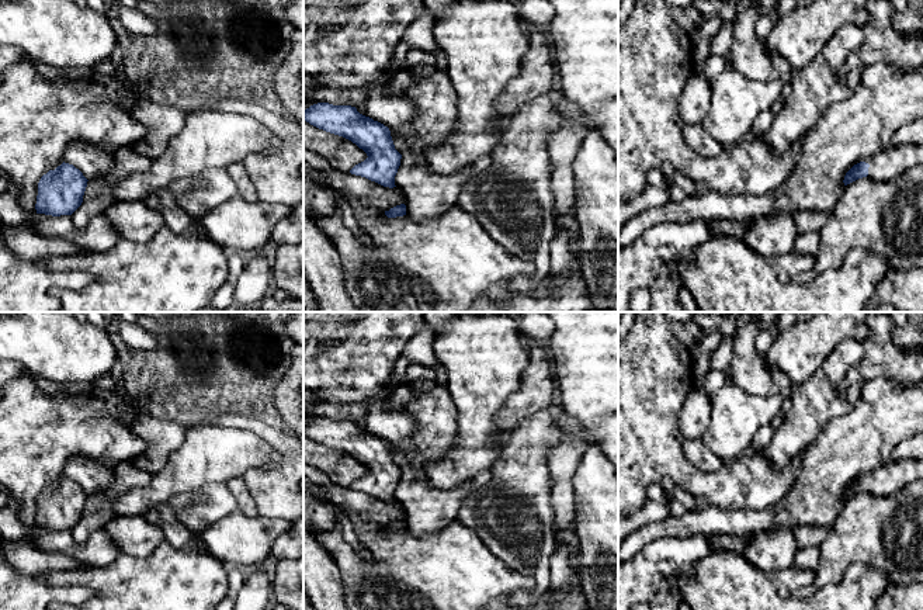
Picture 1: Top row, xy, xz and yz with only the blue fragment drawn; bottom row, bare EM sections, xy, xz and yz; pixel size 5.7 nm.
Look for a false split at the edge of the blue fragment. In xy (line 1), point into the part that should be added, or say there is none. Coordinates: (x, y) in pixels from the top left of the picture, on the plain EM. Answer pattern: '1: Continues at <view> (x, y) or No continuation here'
1: No continuation here

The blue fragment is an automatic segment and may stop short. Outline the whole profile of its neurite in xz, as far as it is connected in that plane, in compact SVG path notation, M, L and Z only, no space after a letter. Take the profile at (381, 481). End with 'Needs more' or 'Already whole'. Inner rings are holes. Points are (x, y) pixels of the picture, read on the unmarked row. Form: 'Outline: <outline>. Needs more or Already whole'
Outline: M318 417L303 424L303 434L319 444L351 455L367 468L368 472L364 476L355 479L350 485L351 489L365 492L384 502L396 502L395 491L400 481L402 469L395 464L388 441L378 436L374 436L369 431L360 429L355 422L333 420L329 417Z. Already whole

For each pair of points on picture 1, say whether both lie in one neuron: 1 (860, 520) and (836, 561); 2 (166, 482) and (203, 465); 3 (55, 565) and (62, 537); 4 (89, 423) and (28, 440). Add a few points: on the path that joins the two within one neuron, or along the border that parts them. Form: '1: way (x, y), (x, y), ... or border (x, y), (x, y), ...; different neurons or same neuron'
1: way (860, 530), (839, 551); same neuron
2: way (174, 478), (194, 465); same neuron
3: border (30, 544), (47, 553), (65, 553), (86, 567); different neurons
4: way (73, 429), (44, 432); same neuron

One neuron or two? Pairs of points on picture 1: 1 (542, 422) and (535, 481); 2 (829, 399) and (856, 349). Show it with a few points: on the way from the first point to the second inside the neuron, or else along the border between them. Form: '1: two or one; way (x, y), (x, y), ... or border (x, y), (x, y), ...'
1: one; way (535, 436), (535, 467)
2: one; way (829, 387), (829, 375), (843, 361)

